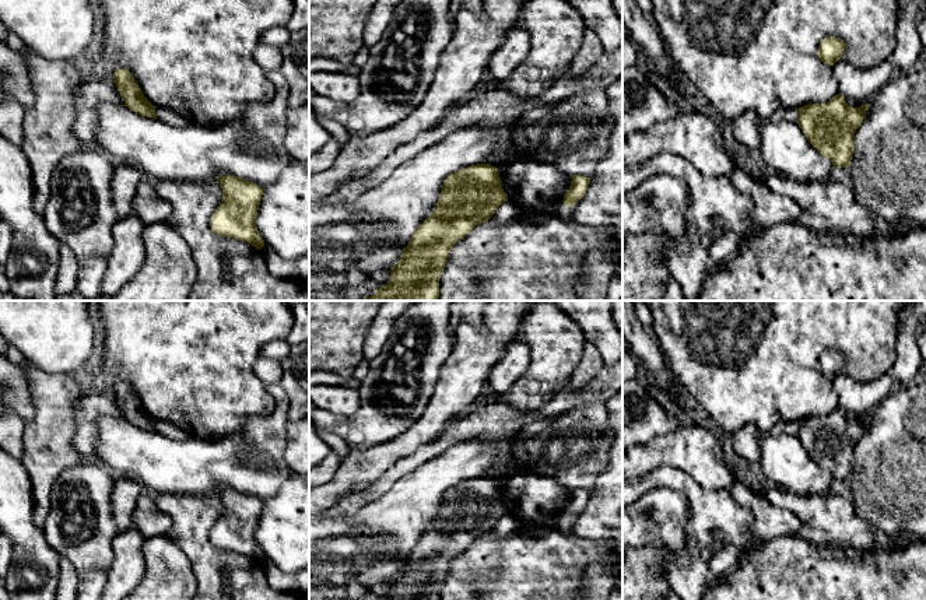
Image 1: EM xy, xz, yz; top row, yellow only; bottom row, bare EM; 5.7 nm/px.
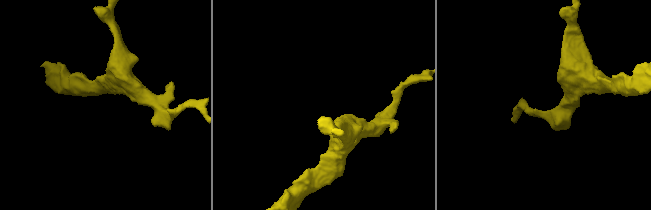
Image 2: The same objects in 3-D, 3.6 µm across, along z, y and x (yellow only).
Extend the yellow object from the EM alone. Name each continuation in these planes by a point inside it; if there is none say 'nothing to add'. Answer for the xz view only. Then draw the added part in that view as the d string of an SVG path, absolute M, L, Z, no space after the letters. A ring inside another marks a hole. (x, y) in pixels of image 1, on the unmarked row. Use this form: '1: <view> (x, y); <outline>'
nothing to add

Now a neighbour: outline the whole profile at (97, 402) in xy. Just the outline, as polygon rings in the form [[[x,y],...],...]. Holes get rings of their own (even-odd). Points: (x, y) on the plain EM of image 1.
[[[102,385],[85,386],[84,394],[76,406],[76,432],[73,436],[73,448],[81,460],[81,466],[95,466],[97,463],[98,432],[95,421],[104,415],[124,420],[112,390]]]

